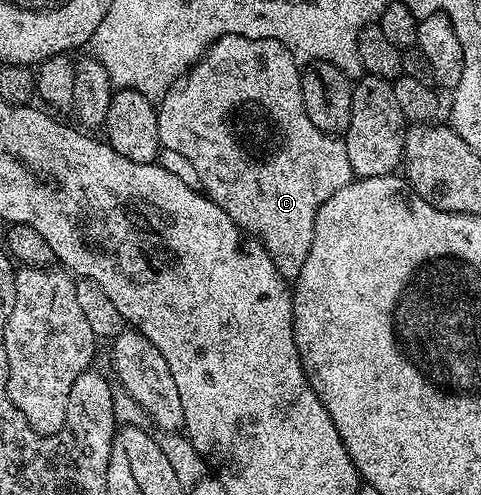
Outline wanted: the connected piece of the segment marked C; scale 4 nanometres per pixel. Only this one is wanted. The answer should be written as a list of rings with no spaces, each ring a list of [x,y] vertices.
[[[224,35],[200,56],[199,61],[188,68],[188,74],[183,79],[168,88],[167,93],[159,100],[156,112],[160,146],[175,149],[176,152],[182,153],[182,157],[192,162],[195,171],[198,172],[203,194],[215,201],[236,222],[245,236],[251,237],[266,249],[266,253],[274,261],[274,269],[278,269],[280,276],[289,281],[295,281],[298,273],[302,273],[302,265],[306,265],[310,245],[314,245],[314,221],[318,217],[318,209],[323,203],[330,201],[330,197],[334,197],[334,193],[338,193],[342,185],[352,182],[354,178],[350,169],[350,157],[346,157],[343,138],[327,135],[322,129],[318,129],[318,125],[314,125],[314,121],[310,121],[310,117],[306,117],[306,105],[302,105],[301,70],[297,56],[291,55],[286,45],[282,45],[277,39],[251,39],[245,35]]]

